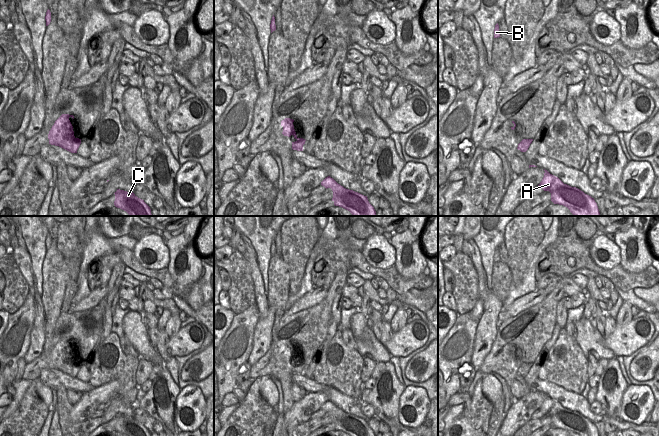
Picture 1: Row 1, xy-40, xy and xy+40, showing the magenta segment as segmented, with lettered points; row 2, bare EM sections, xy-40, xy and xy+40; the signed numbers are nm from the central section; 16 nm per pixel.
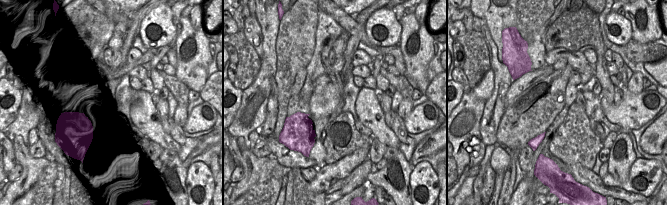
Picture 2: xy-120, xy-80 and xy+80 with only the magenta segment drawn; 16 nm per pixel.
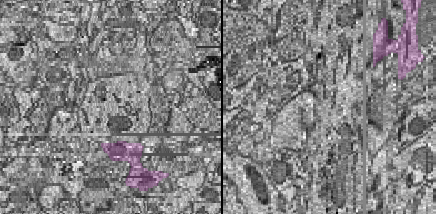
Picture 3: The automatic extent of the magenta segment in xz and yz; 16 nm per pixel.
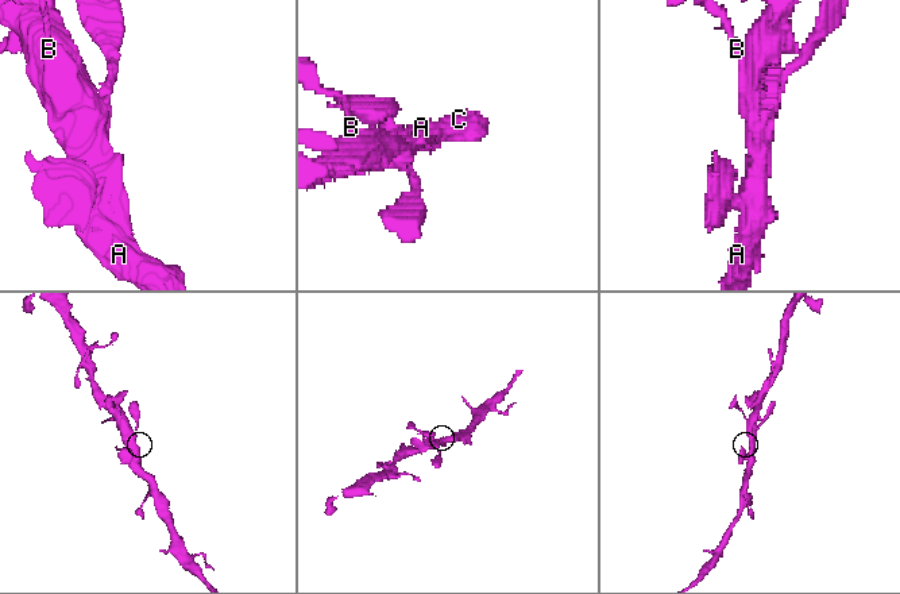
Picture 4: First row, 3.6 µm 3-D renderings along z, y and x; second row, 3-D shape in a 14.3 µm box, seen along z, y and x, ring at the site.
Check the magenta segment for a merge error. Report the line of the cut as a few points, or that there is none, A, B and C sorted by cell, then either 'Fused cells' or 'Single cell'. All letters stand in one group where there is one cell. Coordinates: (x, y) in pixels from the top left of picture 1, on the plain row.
No split. Groups: A B C. Single cell

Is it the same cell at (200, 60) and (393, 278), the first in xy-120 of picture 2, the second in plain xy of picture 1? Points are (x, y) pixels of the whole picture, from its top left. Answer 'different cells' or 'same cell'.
different cells

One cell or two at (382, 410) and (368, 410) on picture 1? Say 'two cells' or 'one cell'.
two cells

